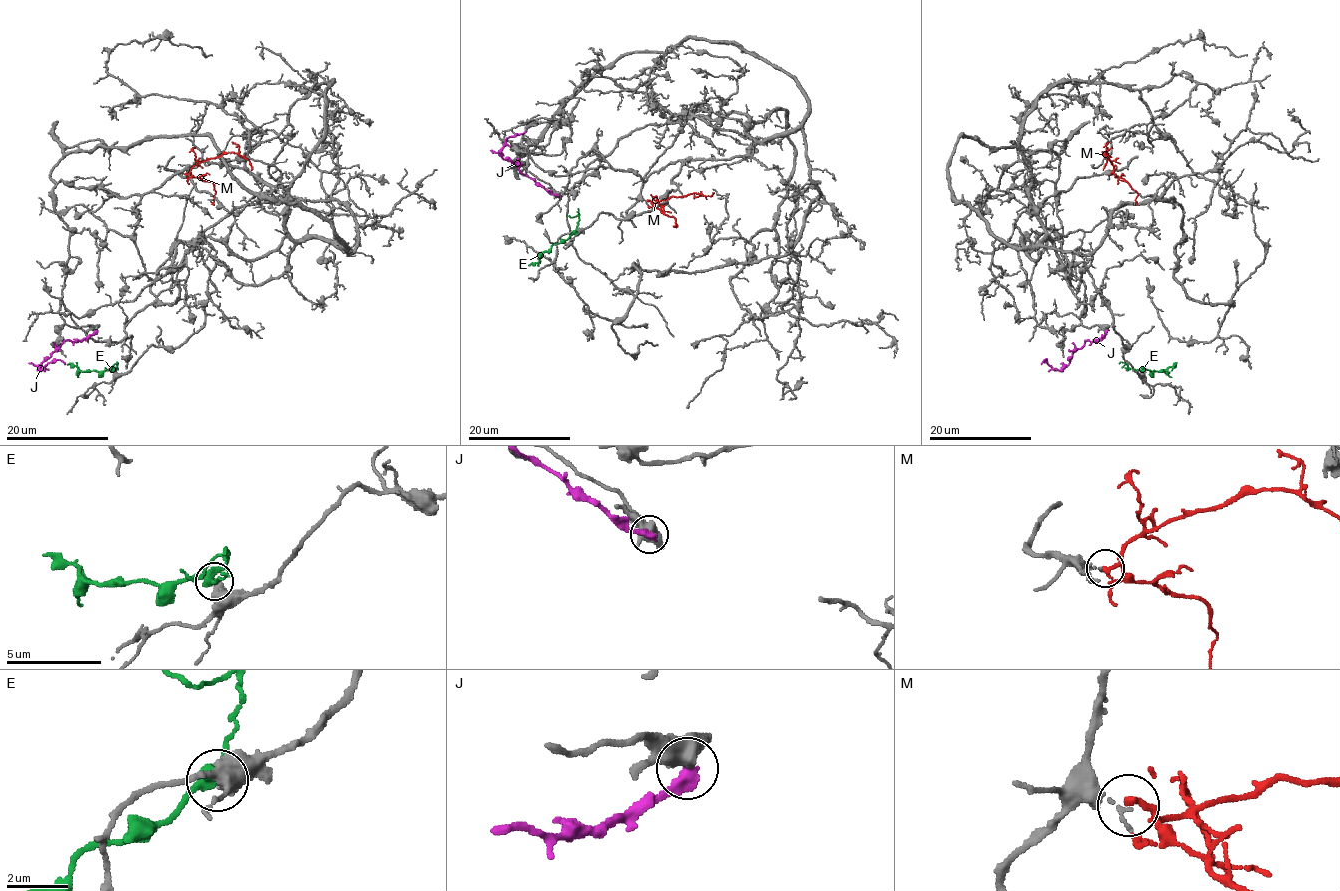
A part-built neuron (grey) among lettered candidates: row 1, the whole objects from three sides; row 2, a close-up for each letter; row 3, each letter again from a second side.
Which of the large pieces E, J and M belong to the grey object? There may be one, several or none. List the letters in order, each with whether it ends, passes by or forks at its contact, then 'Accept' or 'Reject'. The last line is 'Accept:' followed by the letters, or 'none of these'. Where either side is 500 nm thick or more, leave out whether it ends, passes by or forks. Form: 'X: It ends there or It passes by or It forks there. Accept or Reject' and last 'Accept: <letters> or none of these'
E: Reject
J: Reject
M: It ends there. Reject
Accept: none of these

